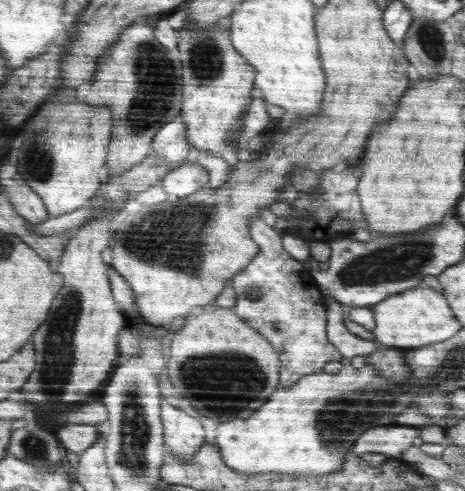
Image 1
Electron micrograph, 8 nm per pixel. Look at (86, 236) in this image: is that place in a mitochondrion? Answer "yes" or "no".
no

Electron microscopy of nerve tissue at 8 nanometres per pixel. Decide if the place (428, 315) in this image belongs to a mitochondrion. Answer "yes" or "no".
no

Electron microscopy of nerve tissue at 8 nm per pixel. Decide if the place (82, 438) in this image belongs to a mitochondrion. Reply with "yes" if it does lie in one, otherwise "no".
no

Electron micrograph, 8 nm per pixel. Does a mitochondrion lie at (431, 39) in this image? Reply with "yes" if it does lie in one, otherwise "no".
yes

